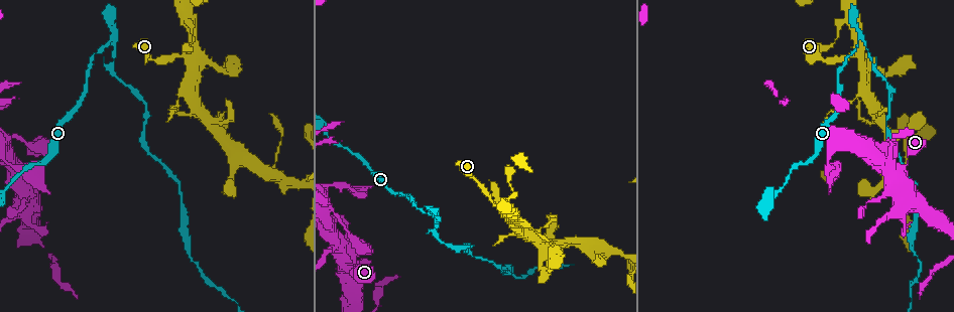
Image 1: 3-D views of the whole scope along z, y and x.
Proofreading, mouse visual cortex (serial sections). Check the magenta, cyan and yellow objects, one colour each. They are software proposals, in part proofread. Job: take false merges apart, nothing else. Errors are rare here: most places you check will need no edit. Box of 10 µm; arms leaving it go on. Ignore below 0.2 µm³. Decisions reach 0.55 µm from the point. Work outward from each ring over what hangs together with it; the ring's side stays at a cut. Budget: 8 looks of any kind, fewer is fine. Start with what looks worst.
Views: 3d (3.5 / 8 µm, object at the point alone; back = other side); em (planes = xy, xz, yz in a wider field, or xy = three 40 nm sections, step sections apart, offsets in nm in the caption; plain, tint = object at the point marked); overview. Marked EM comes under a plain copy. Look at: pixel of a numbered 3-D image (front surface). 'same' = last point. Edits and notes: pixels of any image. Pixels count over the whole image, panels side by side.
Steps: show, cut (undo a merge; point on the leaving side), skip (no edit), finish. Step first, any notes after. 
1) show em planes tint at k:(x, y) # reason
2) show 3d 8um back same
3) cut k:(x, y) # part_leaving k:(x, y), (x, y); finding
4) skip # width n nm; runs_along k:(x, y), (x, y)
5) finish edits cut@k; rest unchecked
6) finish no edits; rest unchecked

show 3d 3.5um at 1:(434, 219) # abrupt turn

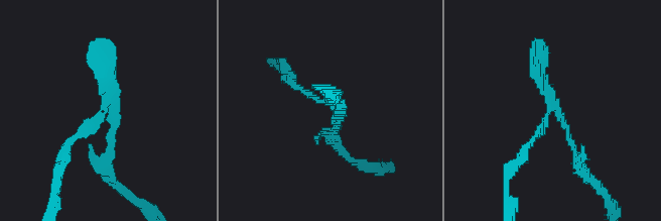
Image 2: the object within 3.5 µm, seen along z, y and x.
show em xy step 3 tint at 2:(109, 112)

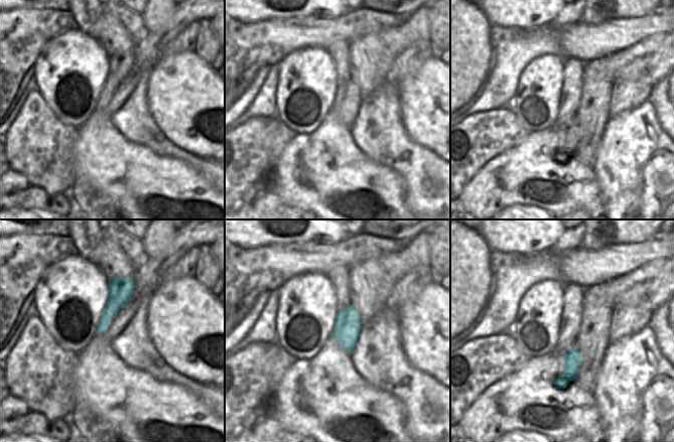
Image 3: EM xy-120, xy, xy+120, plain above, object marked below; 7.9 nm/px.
cut 2:(109, 70) # border 3:(118, 310), (112, 307), (101, 321); a second cell is stuck on

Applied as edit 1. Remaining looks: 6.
show 3d 3.5um at 1:(856, 54) # branch point

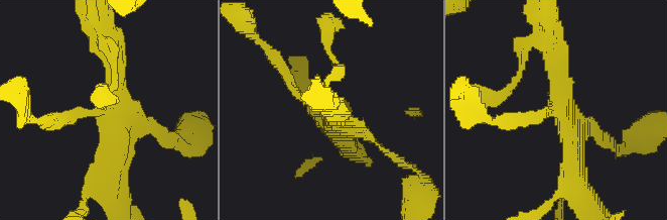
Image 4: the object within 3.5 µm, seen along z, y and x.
show em xy step 3 tint at 4:(105, 111)

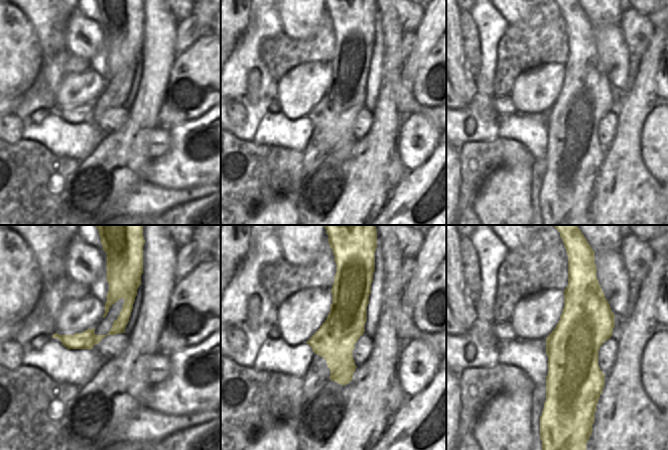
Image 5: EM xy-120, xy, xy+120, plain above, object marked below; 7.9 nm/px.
skip # runs_along 5:(342, 271), (343, 375), (345, 381); one cell here

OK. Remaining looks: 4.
show 3d 3.5um back at 1:(899, 208) # sudden change in width

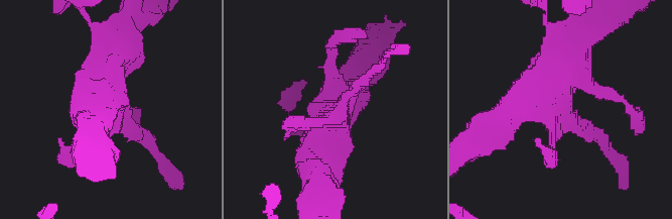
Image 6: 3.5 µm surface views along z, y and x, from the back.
show em xy step 1 tint at 6:(335, 110)

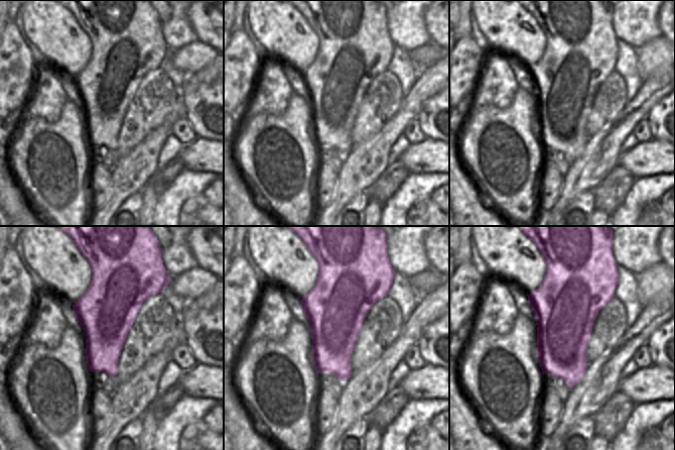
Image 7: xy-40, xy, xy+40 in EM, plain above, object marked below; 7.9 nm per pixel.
skip # runs_along 6:(564, 43), (543, 84), (602, 143); all the same cell

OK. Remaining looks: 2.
finish edits cut@2; rest unchecked

